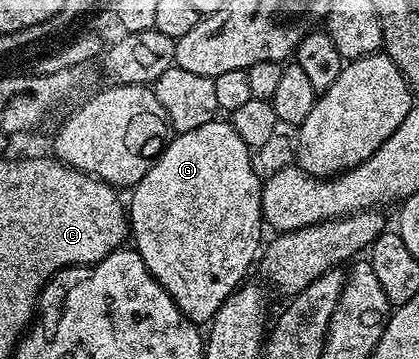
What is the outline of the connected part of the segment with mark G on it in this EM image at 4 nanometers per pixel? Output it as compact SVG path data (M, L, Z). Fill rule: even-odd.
M217 119L210 123L202 123L202 127L194 127L194 131L176 133L165 145L159 157L153 161L150 171L146 171L146 175L142 175L142 179L137 185L131 186L132 202L129 200L126 205L131 244L136 252L139 253L140 258L146 263L150 275L154 275L157 283L168 292L170 299L174 299L176 306L191 321L197 323L211 322L212 316L218 311L218 307L222 307L222 303L226 303L228 296L245 284L247 277L244 276L247 275L248 268L251 265L253 268L254 262L261 252L260 229L262 230L262 222L264 220L262 215L262 191L264 186L262 177L256 174L256 165L252 162L252 157L254 157L253 150L249 149L248 144L242 139L242 135L238 135L238 131L234 131L231 120L224 119L223 121L223 119Z

